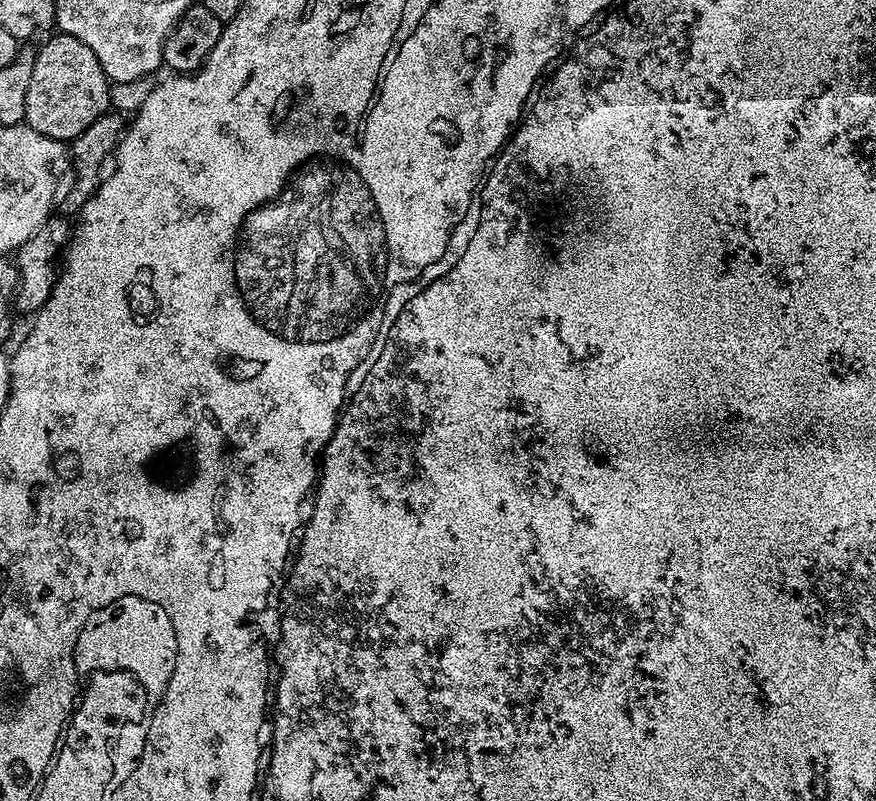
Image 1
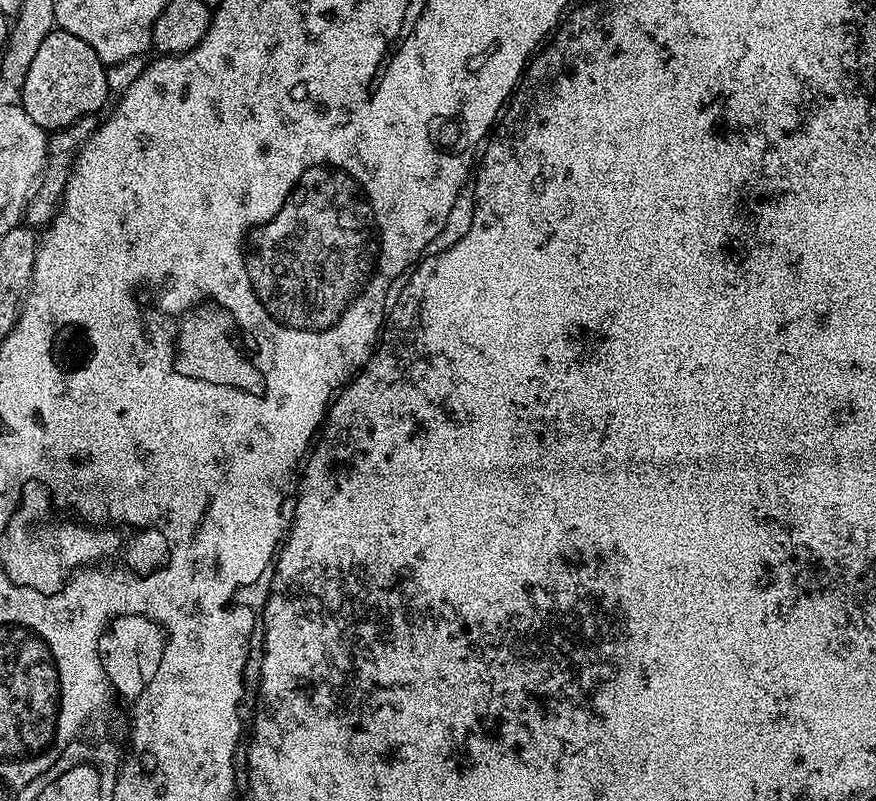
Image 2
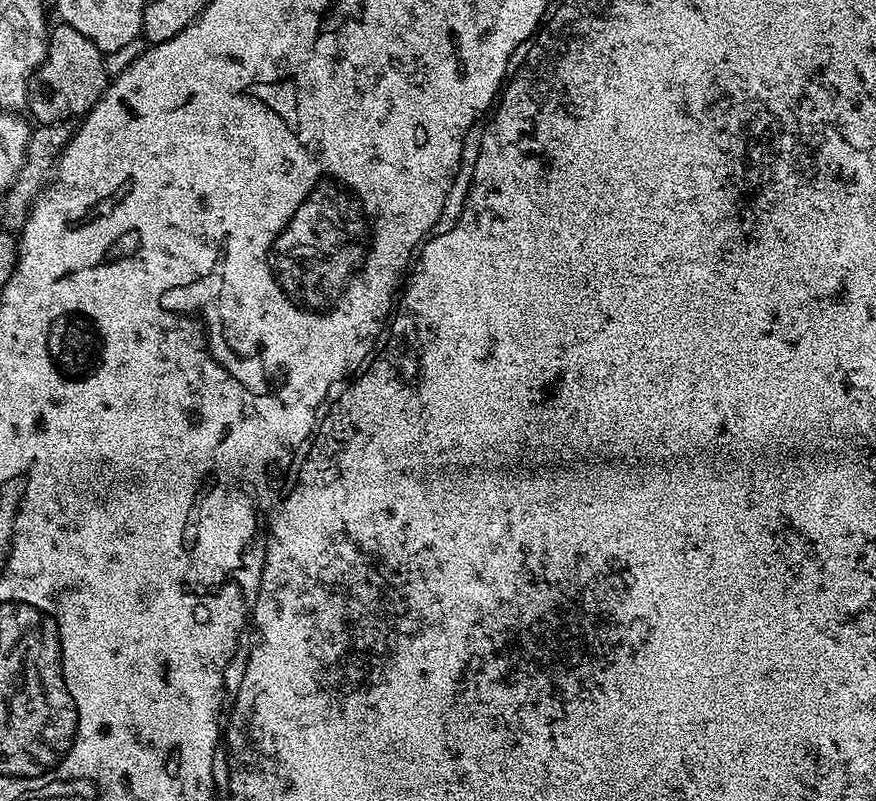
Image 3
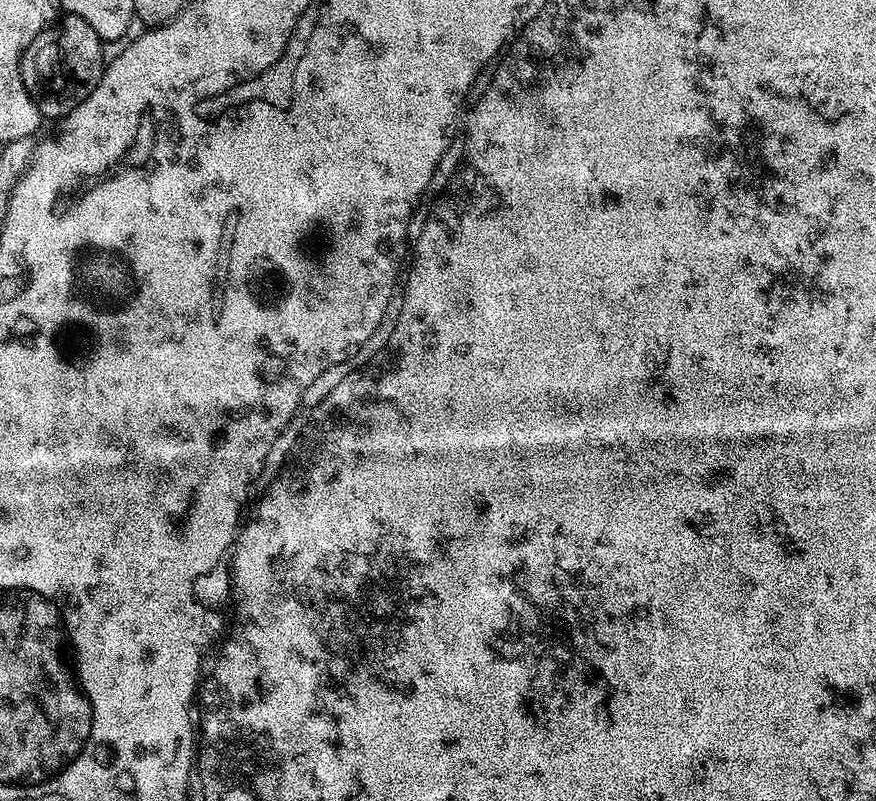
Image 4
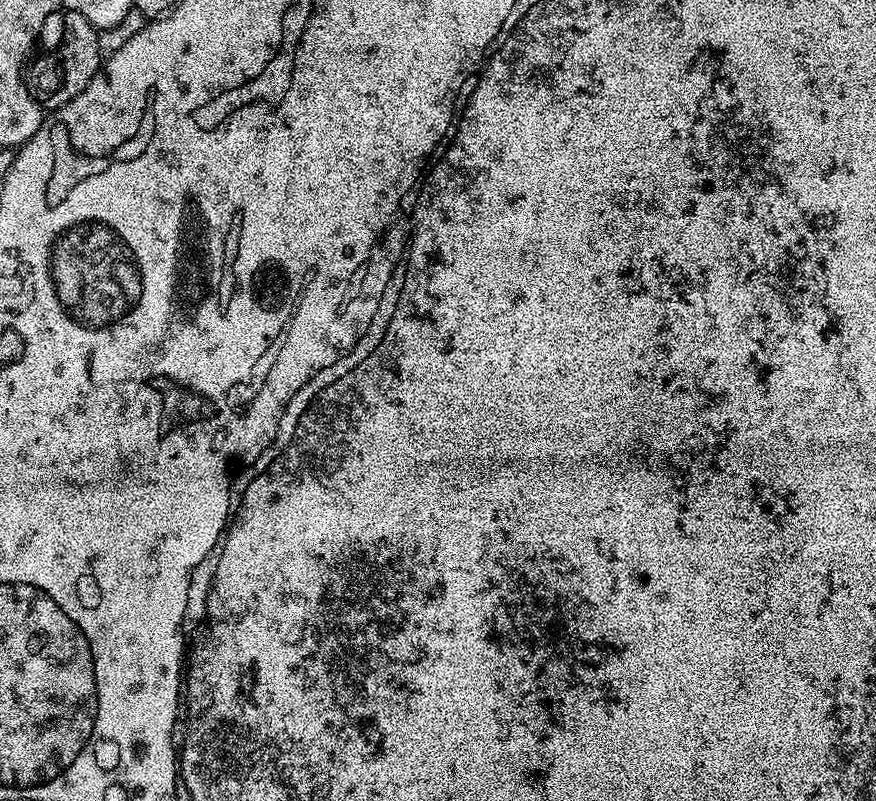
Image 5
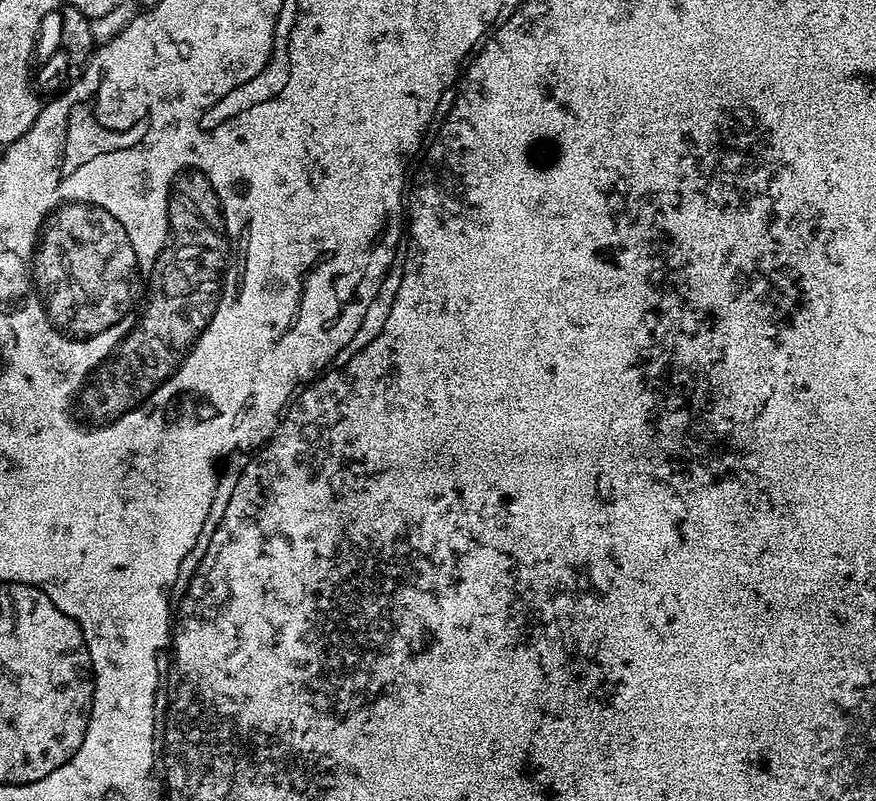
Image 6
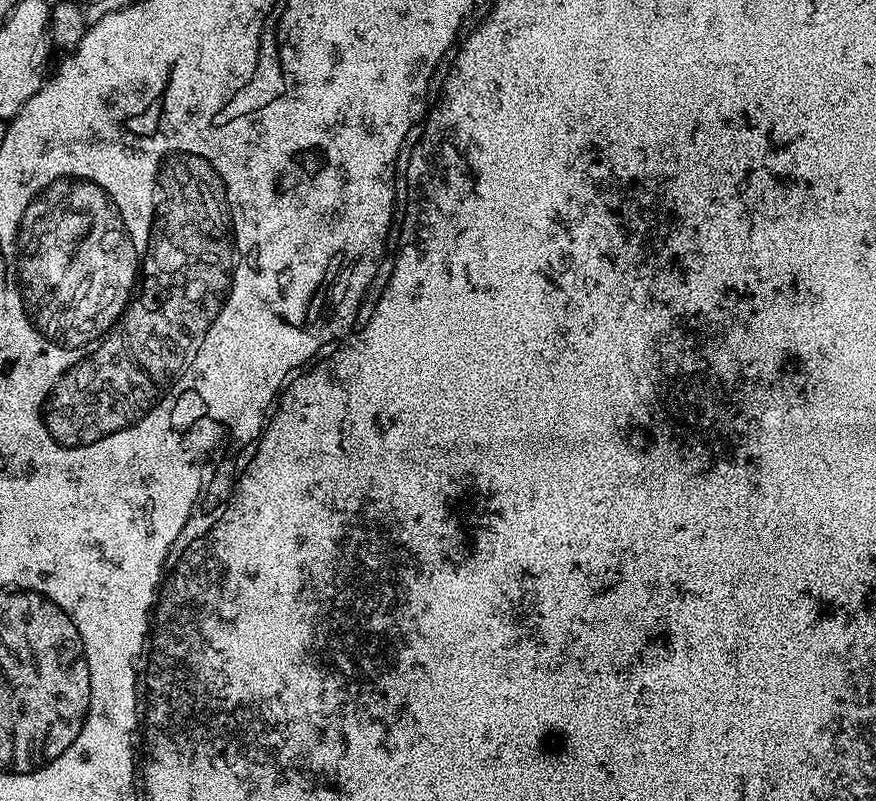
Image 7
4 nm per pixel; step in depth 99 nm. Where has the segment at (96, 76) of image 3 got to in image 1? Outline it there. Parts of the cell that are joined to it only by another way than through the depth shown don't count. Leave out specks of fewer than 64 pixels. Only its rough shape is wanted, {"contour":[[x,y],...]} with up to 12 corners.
{"contour":[[55,33],[37,49],[25,121],[71,142],[109,111],[94,52]]}

